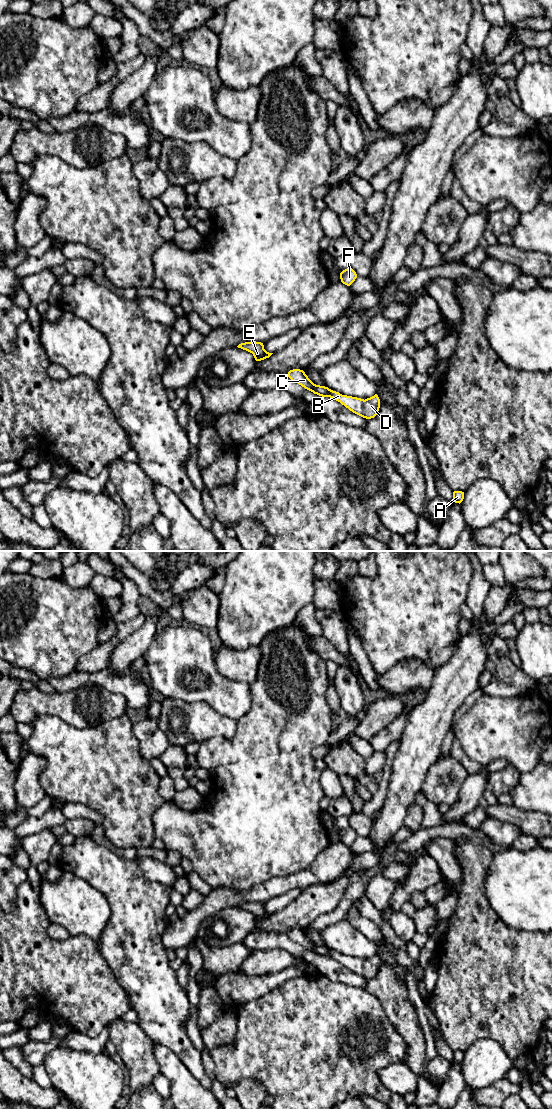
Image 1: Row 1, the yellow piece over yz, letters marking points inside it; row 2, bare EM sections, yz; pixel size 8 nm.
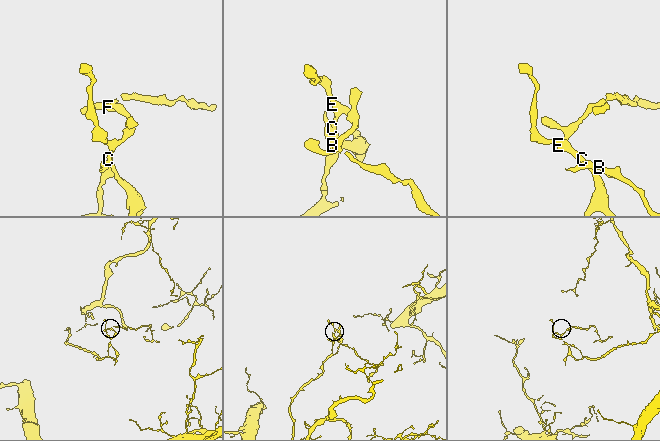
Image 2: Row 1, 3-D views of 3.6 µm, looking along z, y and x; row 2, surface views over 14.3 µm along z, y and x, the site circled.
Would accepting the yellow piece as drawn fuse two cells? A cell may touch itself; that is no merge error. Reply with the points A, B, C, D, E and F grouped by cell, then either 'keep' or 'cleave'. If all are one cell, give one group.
groups A B C D E F; keep

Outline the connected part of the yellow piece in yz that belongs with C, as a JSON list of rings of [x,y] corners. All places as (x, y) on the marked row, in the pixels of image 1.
[[[293,369],[290,370],[287,376],[293,381],[304,387],[305,389],[313,392],[322,397],[330,397],[340,402],[353,413],[366,418],[374,418],[380,408],[380,399],[377,394],[374,396],[361,399],[357,397],[342,395],[339,392],[333,391],[325,386],[314,384],[303,370]]]

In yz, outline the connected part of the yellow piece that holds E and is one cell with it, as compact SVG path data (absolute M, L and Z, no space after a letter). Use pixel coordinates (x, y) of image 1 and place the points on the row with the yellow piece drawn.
M256 341L241 343L237 347L252 353L256 361L269 358L273 354L264 349L263 343Z

